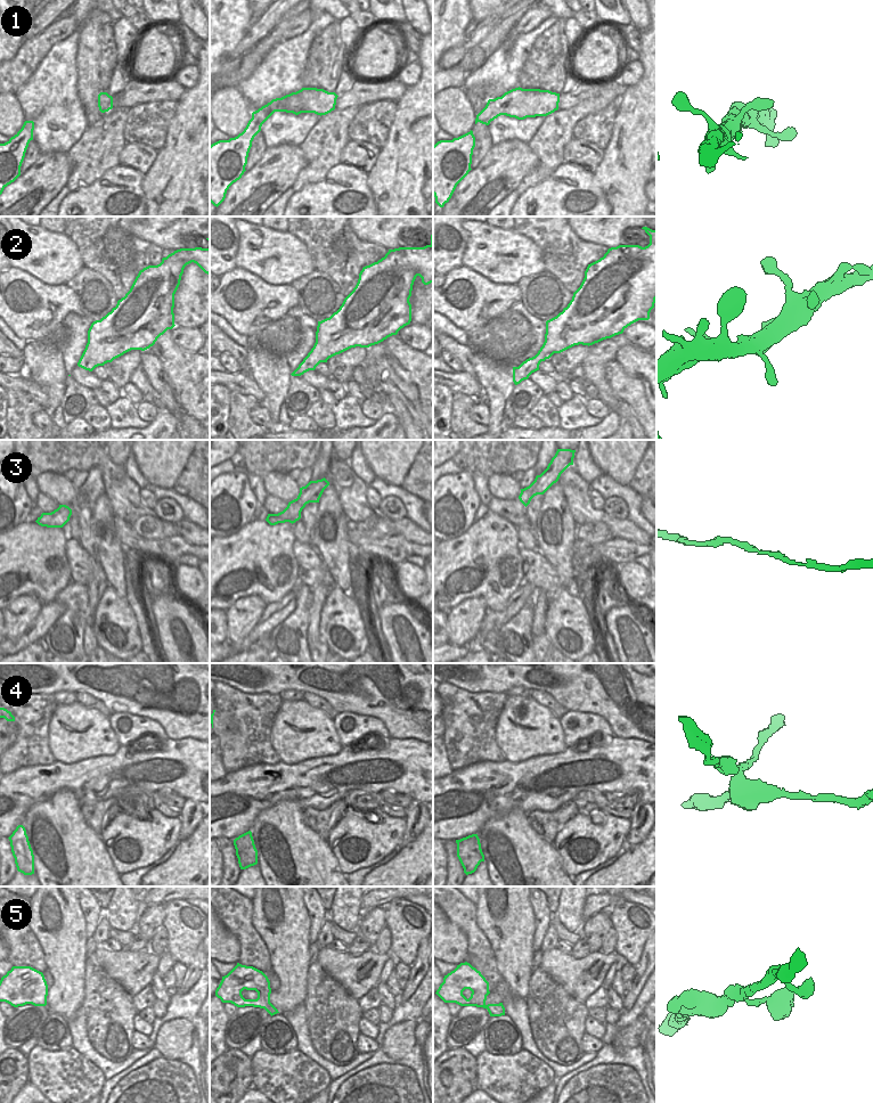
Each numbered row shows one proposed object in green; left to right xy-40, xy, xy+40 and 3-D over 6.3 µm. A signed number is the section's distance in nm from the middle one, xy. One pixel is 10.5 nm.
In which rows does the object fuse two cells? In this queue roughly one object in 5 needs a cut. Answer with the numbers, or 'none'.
4

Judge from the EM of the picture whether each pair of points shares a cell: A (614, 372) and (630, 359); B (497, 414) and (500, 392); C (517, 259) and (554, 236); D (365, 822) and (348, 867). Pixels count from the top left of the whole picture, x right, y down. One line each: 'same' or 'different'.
A: different
B: same
C: different
D: same

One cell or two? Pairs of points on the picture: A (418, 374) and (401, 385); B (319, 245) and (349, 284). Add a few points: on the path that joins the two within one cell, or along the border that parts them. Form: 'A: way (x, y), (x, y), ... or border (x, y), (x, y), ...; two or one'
A: border (389, 361), (402, 380), (416, 387), (421, 405); two
B: way (328, 254), (347, 275); one

